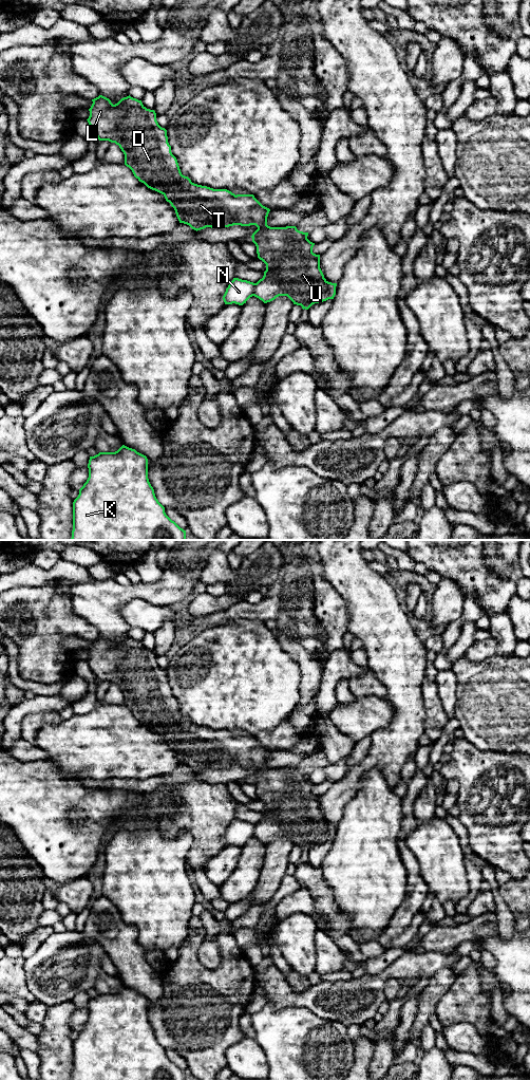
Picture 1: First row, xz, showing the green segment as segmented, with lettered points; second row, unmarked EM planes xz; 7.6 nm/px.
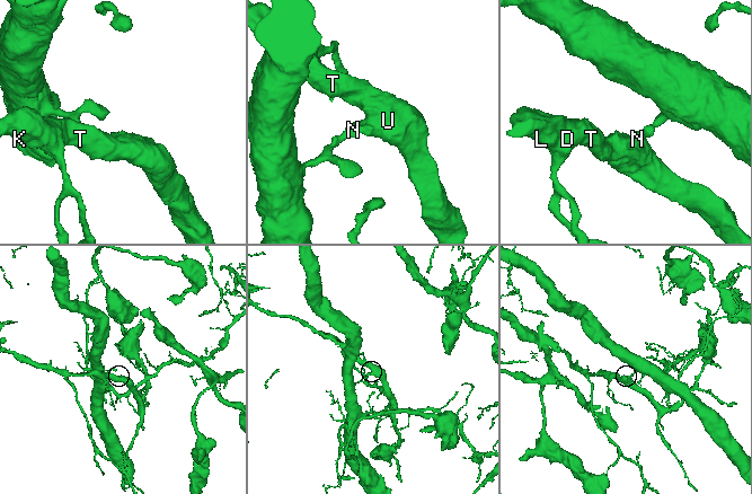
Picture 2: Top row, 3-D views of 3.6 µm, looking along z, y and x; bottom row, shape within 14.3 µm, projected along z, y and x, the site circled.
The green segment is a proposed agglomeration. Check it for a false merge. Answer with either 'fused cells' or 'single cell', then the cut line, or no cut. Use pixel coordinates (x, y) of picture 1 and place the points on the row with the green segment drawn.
fused cells; cut in xz along (254, 283), (254, 293), (252, 295)

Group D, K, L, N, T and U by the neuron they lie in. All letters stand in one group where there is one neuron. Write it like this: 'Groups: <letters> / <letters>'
Groups: D L T U / K N

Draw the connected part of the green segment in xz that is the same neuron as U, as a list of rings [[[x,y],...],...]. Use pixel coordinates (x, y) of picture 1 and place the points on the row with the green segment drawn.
[[[99,95],[92,99],[92,101],[93,104],[89,109],[90,116],[87,120],[97,138],[99,141],[109,141],[119,146],[125,154],[125,165],[132,170],[134,176],[139,182],[165,197],[166,201],[174,208],[179,223],[187,224],[196,231],[206,227],[216,228],[233,225],[255,225],[258,227],[251,238],[257,246],[258,258],[266,264],[266,271],[264,272],[263,278],[254,283],[254,297],[267,303],[279,296],[287,296],[294,304],[301,305],[303,310],[308,310],[315,303],[334,299],[337,283],[328,282],[324,278],[320,268],[320,255],[313,253],[315,243],[307,239],[308,232],[300,231],[296,226],[268,226],[267,217],[270,209],[263,206],[253,194],[235,195],[227,189],[213,189],[194,184],[188,176],[183,175],[177,160],[171,152],[167,130],[158,125],[155,111],[147,109],[141,100],[129,95],[113,105],[109,98]]]

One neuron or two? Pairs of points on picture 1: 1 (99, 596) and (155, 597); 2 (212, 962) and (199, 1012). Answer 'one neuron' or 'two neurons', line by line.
1: one neuron
2: two neurons

